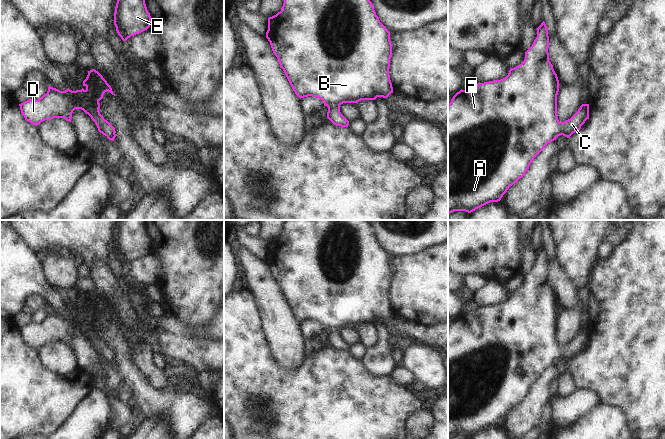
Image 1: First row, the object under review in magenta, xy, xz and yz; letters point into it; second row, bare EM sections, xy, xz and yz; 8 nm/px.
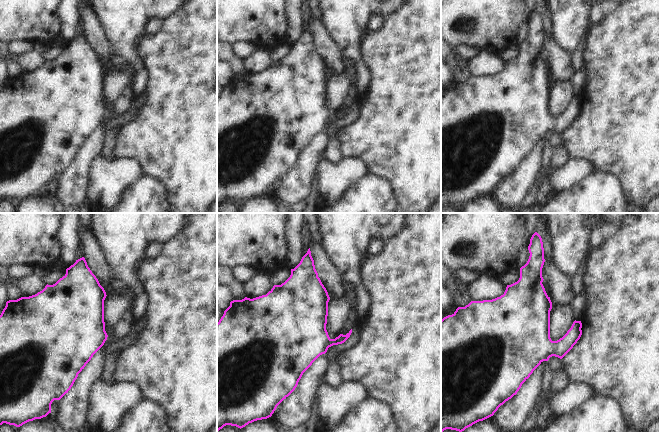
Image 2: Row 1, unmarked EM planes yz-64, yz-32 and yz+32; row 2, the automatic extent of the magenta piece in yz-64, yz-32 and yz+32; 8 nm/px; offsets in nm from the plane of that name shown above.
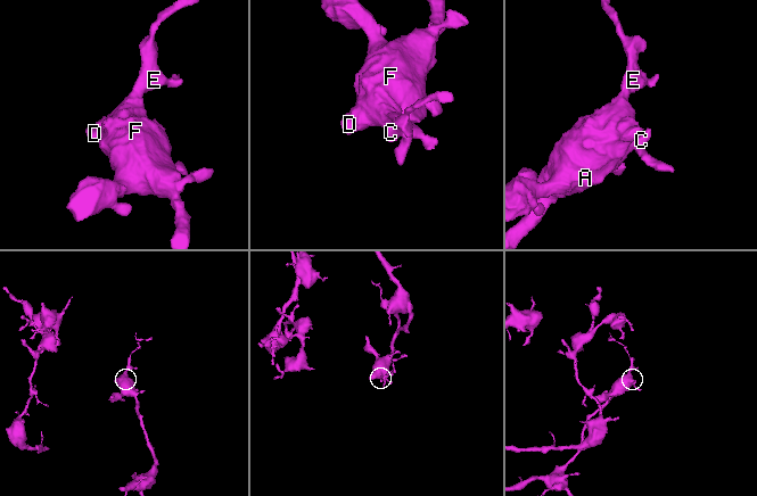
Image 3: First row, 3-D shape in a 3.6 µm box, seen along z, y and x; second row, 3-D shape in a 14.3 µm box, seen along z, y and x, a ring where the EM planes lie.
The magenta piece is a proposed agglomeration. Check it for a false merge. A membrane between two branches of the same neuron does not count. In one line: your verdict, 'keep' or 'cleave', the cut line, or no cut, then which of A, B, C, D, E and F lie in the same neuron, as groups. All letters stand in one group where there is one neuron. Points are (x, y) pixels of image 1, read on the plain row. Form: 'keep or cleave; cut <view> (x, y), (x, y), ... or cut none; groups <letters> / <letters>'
keep; cut none; groups A B C D E F

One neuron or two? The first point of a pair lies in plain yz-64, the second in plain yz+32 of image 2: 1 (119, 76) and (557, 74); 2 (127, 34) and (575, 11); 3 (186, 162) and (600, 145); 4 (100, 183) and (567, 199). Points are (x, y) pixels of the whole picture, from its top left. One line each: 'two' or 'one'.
1: two
2: one
3: one
4: two

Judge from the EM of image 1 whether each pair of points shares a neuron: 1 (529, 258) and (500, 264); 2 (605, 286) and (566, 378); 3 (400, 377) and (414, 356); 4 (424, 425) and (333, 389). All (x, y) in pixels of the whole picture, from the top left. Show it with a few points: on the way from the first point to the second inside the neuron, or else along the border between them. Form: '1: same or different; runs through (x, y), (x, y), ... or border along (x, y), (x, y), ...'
1: different; border along (521, 236), (523, 258), (519, 273)
2: different; border along (568, 371), (577, 389)
3: different; border along (402, 366), (412, 375), (415, 381)
4: different; border along (426, 408), (412, 412), (406, 419), (405, 428)

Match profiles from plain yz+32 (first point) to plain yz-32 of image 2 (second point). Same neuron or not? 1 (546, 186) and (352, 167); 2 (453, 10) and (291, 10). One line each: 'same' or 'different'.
1: different
2: different

